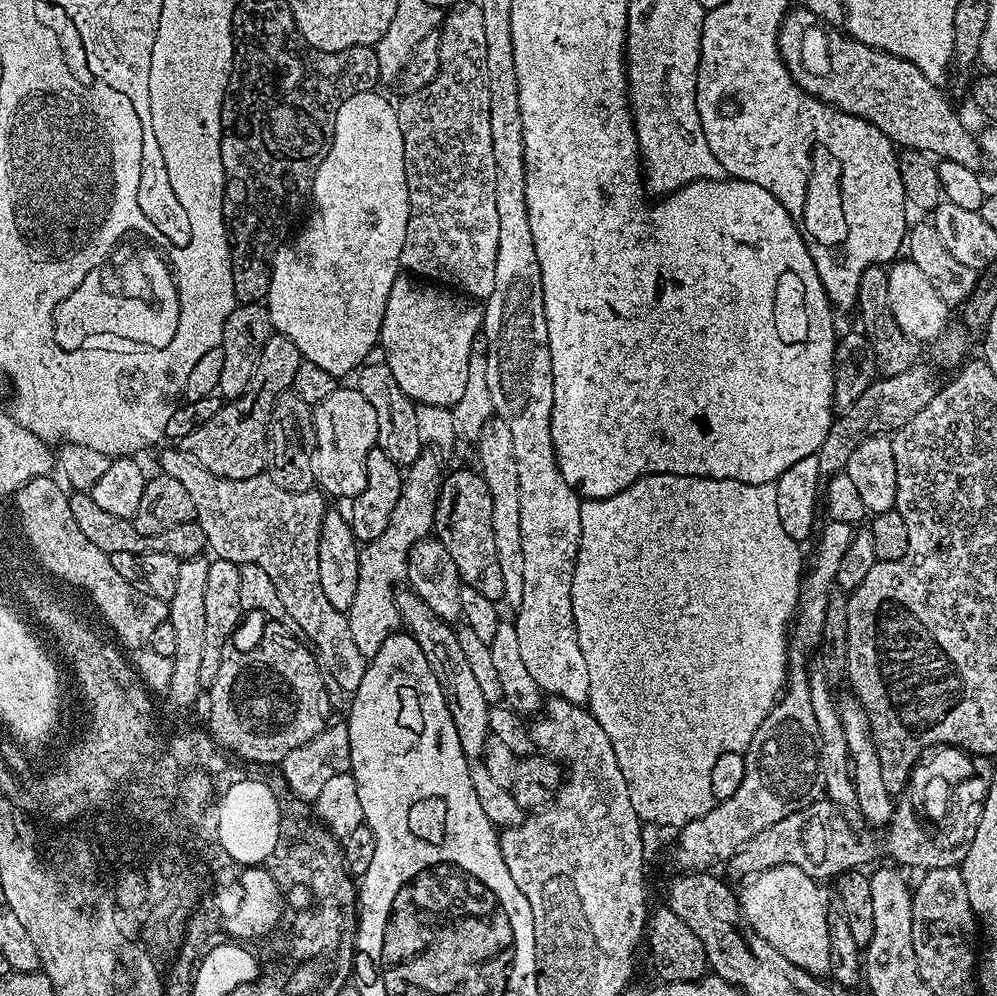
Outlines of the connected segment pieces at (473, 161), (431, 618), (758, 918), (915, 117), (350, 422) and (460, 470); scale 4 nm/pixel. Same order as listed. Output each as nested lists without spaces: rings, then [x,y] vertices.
[[[479,3],[459,4],[443,17],[438,29],[440,65],[437,73],[422,90],[407,93],[396,110],[404,143],[410,206],[400,266],[413,277],[439,282],[465,297],[487,302],[490,294],[494,294],[498,205],[494,203],[494,141],[490,139],[490,90],[486,86],[486,33]]]
[[[403,591],[395,593],[396,609],[403,627],[422,648],[422,654],[425,655],[426,662],[429,663],[430,670],[441,687],[464,756],[470,760],[479,759],[483,755],[485,740],[489,734],[490,706],[479,689],[474,673],[471,672],[462,646],[458,643],[456,628],[449,621],[438,618],[438,614],[434,614],[434,610],[430,610],[430,606],[426,606],[426,602],[422,602],[422,598],[418,598],[416,592]]]
[[[783,864],[774,866],[765,872],[757,872],[755,876],[747,881],[744,889],[739,889],[738,901],[740,903],[740,913],[748,925],[756,931],[782,958],[794,962],[802,970],[806,970],[812,976],[821,978],[827,977],[831,973],[830,941],[827,933],[827,914],[830,911],[829,905],[824,905],[824,896],[820,893],[821,886],[815,879],[809,877],[798,866]]]
[[[799,6],[789,7],[780,23],[778,50],[792,80],[806,94],[878,126],[893,145],[926,152],[933,158],[958,162],[958,166],[973,170],[981,167],[977,137],[968,133],[951,102],[914,62],[851,39]]]
[[[338,386],[322,402],[318,402],[310,412],[312,428],[316,431],[316,449],[311,449],[312,473],[316,479],[319,491],[332,496],[348,496],[354,498],[366,488],[366,454],[376,447],[378,438],[378,414],[374,414],[374,406],[366,402],[366,398],[355,386]]]
[[[460,466],[456,470],[441,479],[440,493],[436,495],[435,539],[440,540],[450,553],[450,558],[454,558],[463,587],[478,590],[478,594],[491,600],[503,601],[502,570],[498,570],[498,550],[494,550],[490,490],[479,471],[468,466]]]

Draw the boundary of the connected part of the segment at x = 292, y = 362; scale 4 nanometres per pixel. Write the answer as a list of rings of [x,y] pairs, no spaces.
[[[272,335],[266,346],[262,346],[262,354],[256,358],[248,391],[237,400],[221,403],[218,414],[214,414],[210,422],[202,422],[198,430],[186,434],[182,441],[183,451],[221,480],[241,480],[261,475],[266,468],[266,449],[270,444],[272,408],[277,396],[291,389],[301,359],[298,346],[294,346],[290,338]]]

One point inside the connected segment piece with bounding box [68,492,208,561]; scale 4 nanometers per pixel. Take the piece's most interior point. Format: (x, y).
(110, 534)

